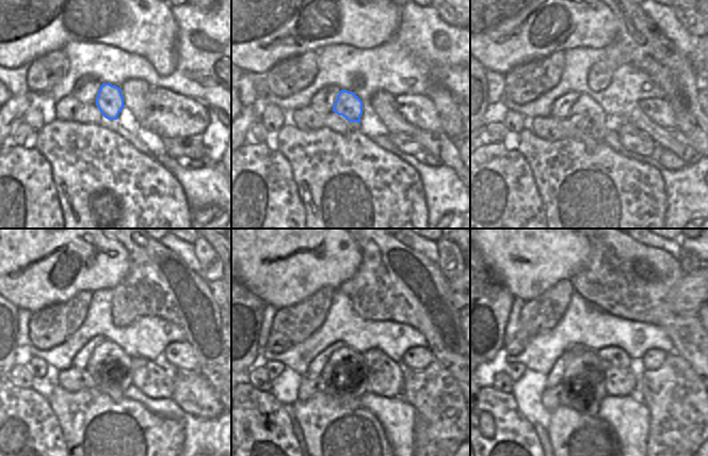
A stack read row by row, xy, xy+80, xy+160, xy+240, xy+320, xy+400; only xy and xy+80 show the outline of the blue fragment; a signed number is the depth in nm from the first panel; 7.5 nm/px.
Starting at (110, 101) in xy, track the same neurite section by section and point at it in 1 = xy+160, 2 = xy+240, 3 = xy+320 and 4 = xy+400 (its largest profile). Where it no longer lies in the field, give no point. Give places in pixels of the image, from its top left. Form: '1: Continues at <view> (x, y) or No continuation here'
1: Continues at xy+160 (584, 106)
2: Continues at xy+240 (108, 352)
3: Continues at xy+320 (347, 361)
4: Continues at xy+400 (585, 368).

